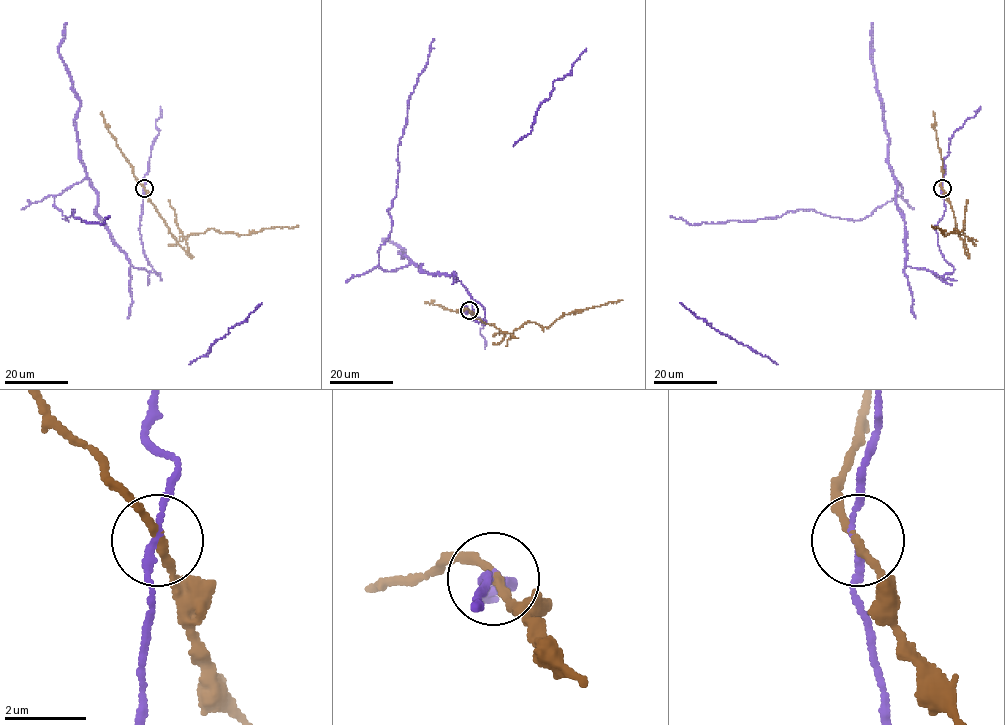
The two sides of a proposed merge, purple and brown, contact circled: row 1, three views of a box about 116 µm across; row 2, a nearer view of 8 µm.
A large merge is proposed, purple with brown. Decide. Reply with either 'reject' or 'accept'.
reject

